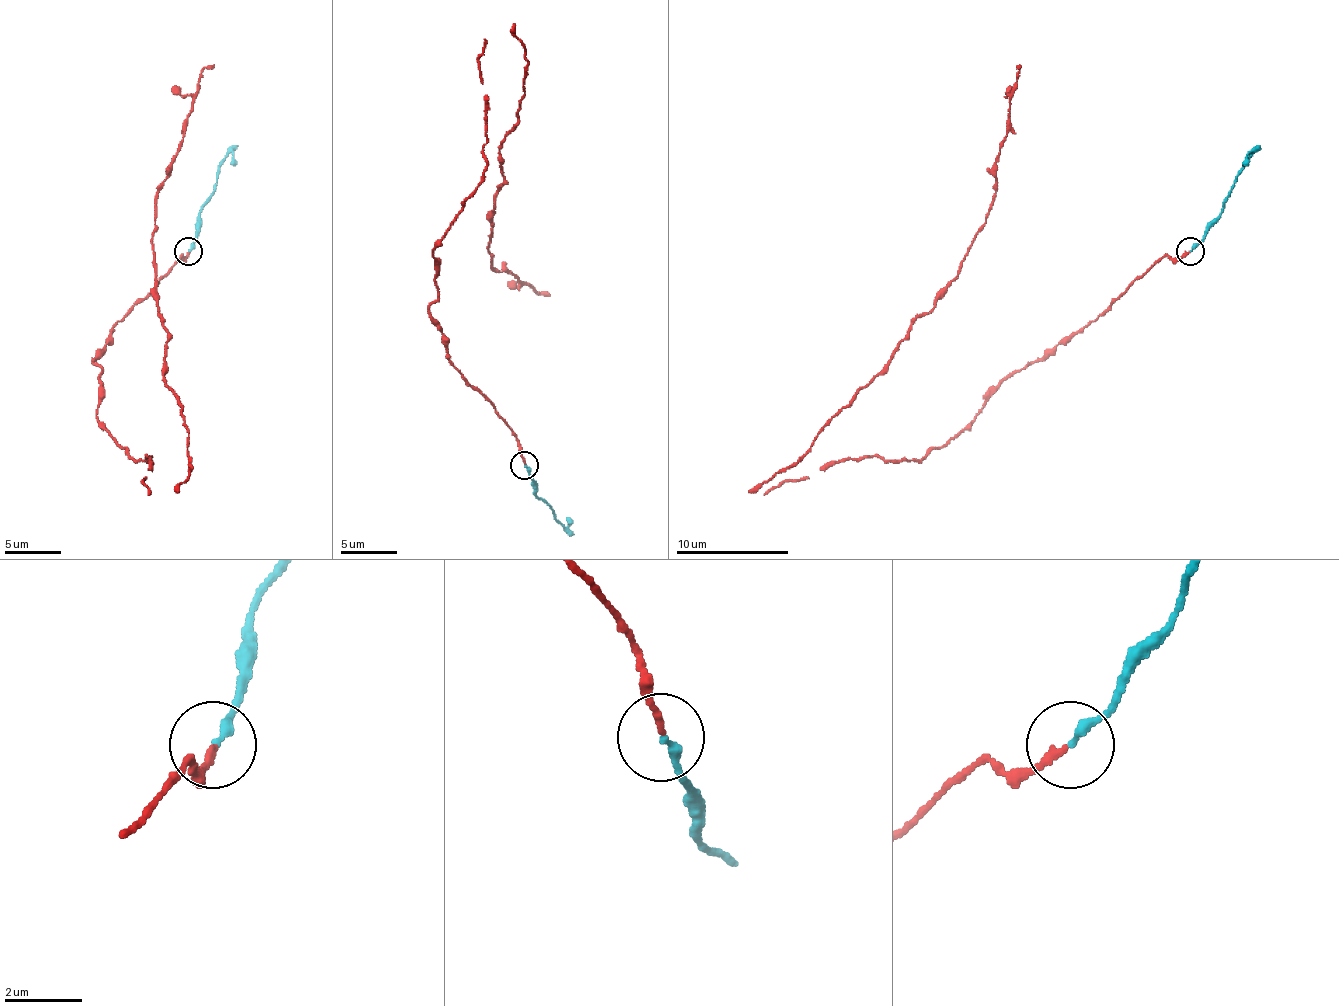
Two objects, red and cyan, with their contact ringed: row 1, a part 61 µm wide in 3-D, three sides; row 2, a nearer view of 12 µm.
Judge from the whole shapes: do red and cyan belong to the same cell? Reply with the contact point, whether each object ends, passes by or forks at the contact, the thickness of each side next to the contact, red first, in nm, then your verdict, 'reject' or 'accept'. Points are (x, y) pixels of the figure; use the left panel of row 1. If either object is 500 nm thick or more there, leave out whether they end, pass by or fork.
at (188, 251); red ends there; cyan ends there; 170 nm thick on the red side, 240 nm on the other; reject

